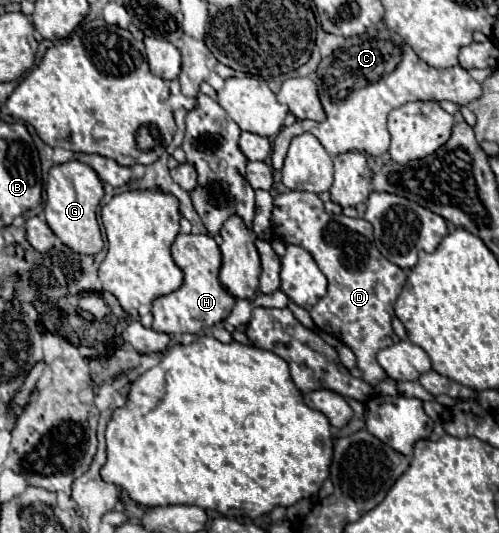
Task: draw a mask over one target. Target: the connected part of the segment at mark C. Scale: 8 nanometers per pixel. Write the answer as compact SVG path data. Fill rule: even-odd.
M388 28L348 38L346 44L340 50L336 50L332 58L324 58L320 62L316 74L318 96L326 110L326 120L306 120L282 128L278 140L274 140L274 148L270 154L272 170L282 168L290 140L302 134L304 130L314 134L328 154L358 150L370 156L380 156L390 146L390 134L386 132L386 116L390 110L414 100L450 100L462 106L482 96L482 84L476 82L462 66L428 66L416 56L416 52L404 42L404 38L400 38L396 32Z

